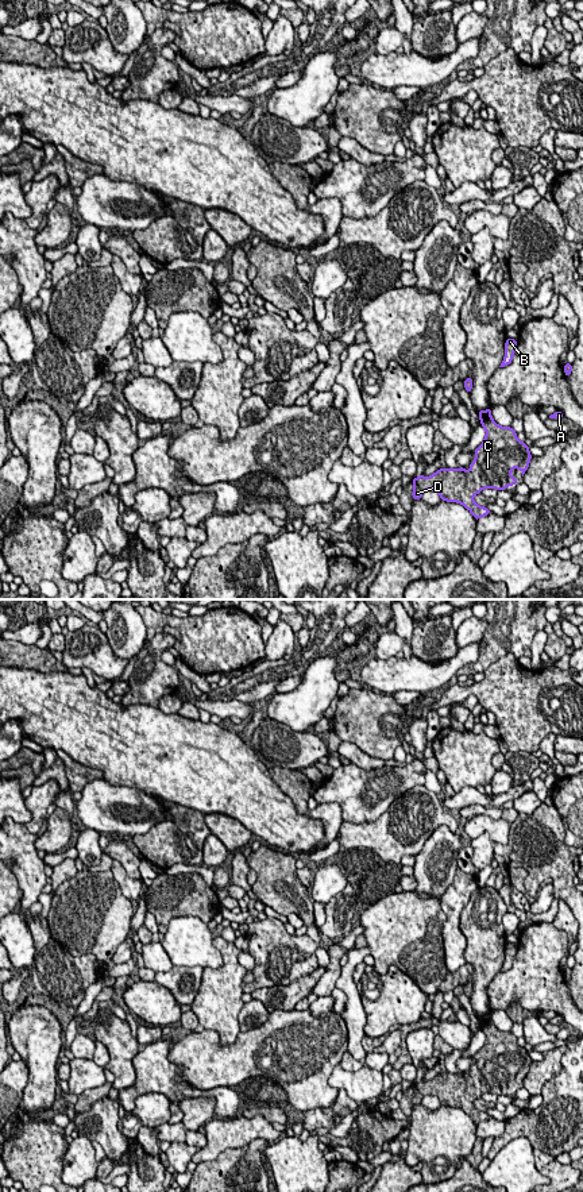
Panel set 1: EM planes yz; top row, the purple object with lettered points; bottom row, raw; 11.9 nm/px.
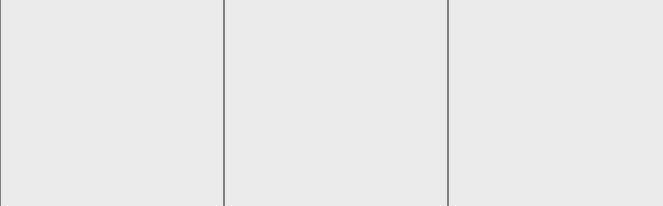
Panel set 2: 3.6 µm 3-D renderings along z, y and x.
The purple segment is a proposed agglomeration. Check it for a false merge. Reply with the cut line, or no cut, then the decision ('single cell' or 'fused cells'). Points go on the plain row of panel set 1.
no cut | single cell

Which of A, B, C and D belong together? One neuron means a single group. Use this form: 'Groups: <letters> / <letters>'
Groups: A B C D

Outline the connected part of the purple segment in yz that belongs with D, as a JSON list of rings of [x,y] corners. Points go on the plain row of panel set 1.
[[[491,1012],[478,1017],[482,1031],[486,1035],[483,1048],[475,1053],[475,1064],[467,1076],[460,1073],[440,1073],[431,1081],[420,1080],[413,1083],[414,1106],[422,1103],[425,1095],[437,1096],[441,1106],[462,1108],[478,1126],[480,1122],[489,1120],[491,1115],[474,1107],[474,1102],[483,1093],[506,1095],[507,1091],[517,1089],[518,1085],[510,1079],[511,1075],[521,1075],[522,1081],[526,1077],[532,1060],[529,1052],[517,1044],[517,1037],[511,1031],[501,1031],[491,1022]]]

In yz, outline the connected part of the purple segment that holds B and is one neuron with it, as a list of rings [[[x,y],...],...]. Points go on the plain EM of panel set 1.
[[[506,944],[506,948],[505,948],[505,963],[501,968],[499,972],[505,972],[505,971],[509,971],[513,965],[513,960],[516,957],[516,953],[517,953],[517,945],[516,944]]]

